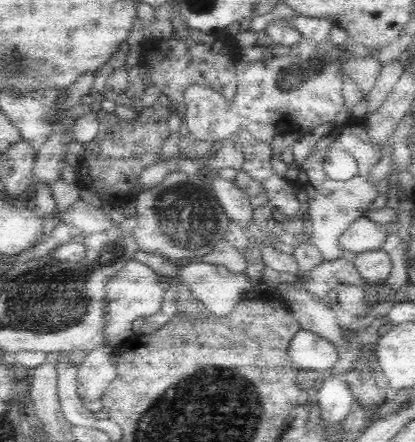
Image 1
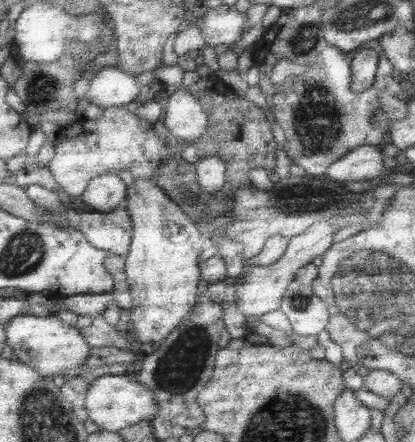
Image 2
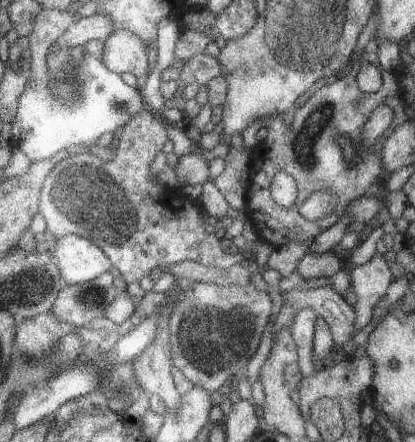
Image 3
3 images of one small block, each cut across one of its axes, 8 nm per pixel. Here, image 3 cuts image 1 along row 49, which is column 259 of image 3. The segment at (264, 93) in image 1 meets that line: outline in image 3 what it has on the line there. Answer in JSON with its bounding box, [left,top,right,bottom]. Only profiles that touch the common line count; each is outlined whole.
[169,282,271,396]

